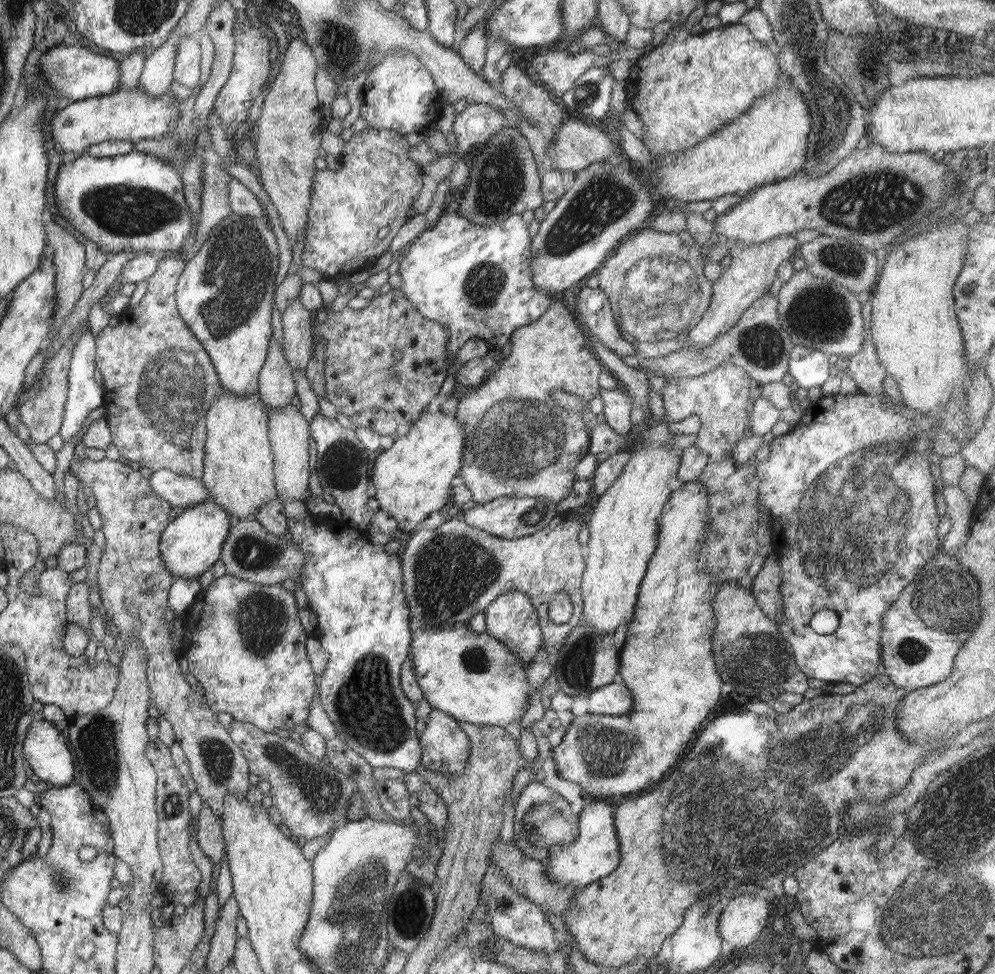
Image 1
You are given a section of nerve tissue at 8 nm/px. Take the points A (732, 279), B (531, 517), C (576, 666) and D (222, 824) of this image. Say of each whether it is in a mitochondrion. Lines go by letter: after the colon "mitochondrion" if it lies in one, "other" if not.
A: other
B: mitochondrion
C: mitochondrion
D: other

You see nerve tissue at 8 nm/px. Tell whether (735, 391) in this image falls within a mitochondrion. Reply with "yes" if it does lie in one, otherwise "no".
no

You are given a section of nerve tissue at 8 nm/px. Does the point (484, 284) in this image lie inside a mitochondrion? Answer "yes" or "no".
yes

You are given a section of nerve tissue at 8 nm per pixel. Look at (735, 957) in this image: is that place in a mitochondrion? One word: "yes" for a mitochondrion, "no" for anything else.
no

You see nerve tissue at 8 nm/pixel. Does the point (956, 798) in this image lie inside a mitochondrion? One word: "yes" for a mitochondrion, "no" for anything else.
yes

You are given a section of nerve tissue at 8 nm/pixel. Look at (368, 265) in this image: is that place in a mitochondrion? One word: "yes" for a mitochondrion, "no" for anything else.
no

